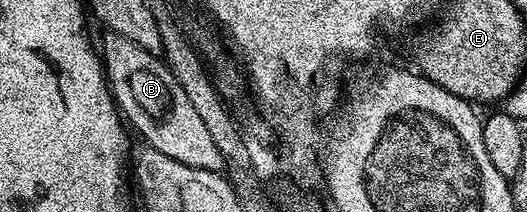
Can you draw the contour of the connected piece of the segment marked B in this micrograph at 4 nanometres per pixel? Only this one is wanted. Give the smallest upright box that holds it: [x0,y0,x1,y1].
[95,30,226,173]

